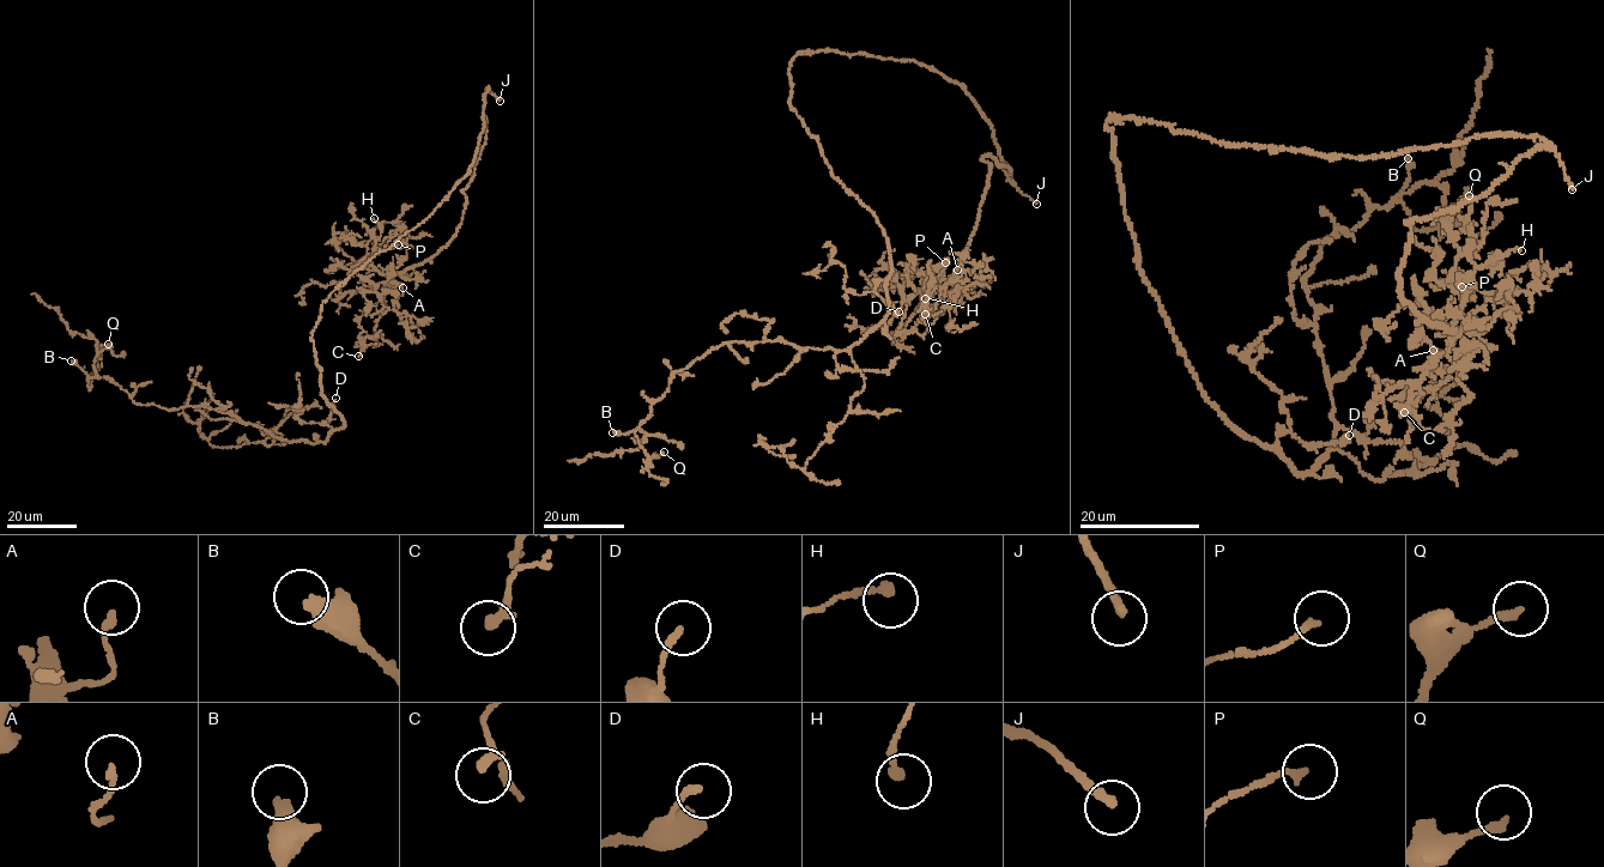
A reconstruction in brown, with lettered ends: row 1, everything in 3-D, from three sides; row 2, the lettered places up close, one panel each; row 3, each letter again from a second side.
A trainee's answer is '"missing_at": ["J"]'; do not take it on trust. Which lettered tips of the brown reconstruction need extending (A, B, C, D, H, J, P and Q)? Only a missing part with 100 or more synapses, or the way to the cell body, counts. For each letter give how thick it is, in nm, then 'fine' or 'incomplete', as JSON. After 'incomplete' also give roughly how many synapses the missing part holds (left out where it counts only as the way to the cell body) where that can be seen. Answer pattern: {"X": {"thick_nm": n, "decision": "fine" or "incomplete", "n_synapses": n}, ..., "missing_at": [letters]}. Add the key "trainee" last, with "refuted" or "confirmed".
{"A": {"thick_nm": 160, "decision": "fine"}, "B": {"thick_nm": 400, "decision": "fine"}, "C": {"thick_nm": 240, "decision": "fine"}, "D": {"thick_nm": 190, "decision": "fine"}, "H": {"thick_nm": 240, "decision": "fine"}, "J": {"thick_nm": 220, "decision": "incomplete"}, "P": {"thick_nm": 170, "decision": "fine"}, "Q": {"thick_nm": 200, "decision": "fine"}, "missing_at": ["J"], "trainee": "confirmed"}

